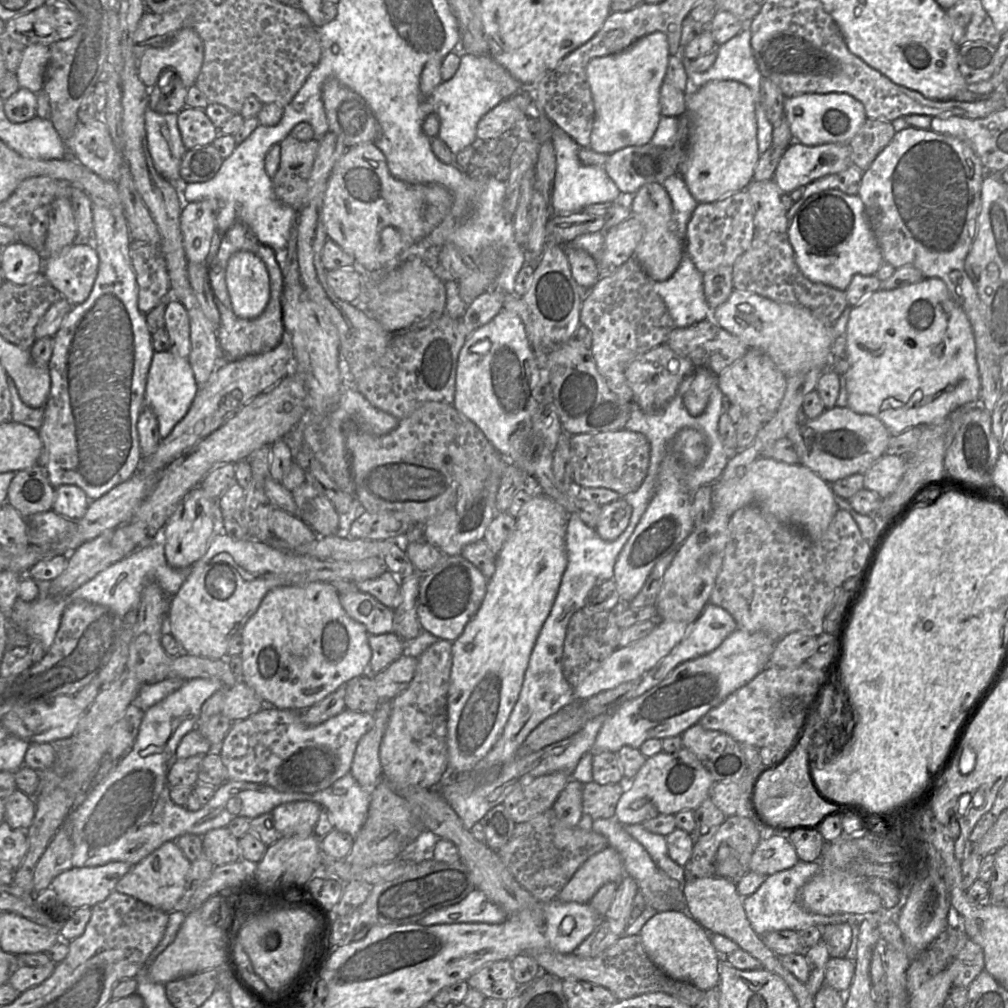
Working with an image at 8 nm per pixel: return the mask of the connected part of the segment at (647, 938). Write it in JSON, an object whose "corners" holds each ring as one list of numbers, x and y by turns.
{"corners":[[686,911,658,912,643,925,639,935,651,961,669,977,691,983,704,991,719,985,718,952,710,941,709,933]]}

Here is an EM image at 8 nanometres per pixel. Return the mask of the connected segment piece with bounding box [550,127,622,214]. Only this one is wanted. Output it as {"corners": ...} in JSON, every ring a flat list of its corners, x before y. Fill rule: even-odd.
{"corners":[[555,127,552,135,555,149,556,172,550,201,551,212,554,214,568,214,595,203,606,203,619,200,621,191,608,176,602,166,583,164,578,158,581,148,567,133]]}

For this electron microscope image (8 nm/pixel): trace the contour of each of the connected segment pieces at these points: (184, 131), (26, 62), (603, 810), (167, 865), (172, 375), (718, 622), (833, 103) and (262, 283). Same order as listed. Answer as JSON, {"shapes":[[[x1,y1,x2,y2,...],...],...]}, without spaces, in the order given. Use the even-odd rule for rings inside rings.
{"shapes":[[[185,106,178,113,177,122,187,150,211,145,219,135,218,129,213,125,204,109]],[[31,44,24,48,15,72,20,88,28,89,33,93,42,90,44,72,49,57,50,48,48,46]],[[594,781,585,783,582,790,583,814,593,820,611,818,615,814,619,798,626,790,626,781,601,785]],[[168,841,148,855,125,874,116,885,116,891,134,897,154,908,170,913,182,898,191,862,176,841]],[[170,351,154,352,147,377,145,406,150,407,157,417,161,439,169,436,183,419,197,391,197,382,188,358,176,356]],[[708,603,697,620,692,624,684,638,662,658,652,669,637,681,636,688,631,692,631,699,637,698,664,680,681,663,698,658,714,651,737,629,733,616,720,606]],[[805,93,784,99,784,115,793,140,806,146,848,144,867,116,863,104,846,93]],[[247,251,233,254,227,264,226,284,238,317,254,319,263,313,270,298,270,280,259,257]]]}

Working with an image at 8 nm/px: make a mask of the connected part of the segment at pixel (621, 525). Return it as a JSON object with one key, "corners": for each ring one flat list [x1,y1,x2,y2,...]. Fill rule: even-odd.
{"corners":[[620,497,618,500,601,506,595,530,606,541,616,540,627,528,632,507]]}

